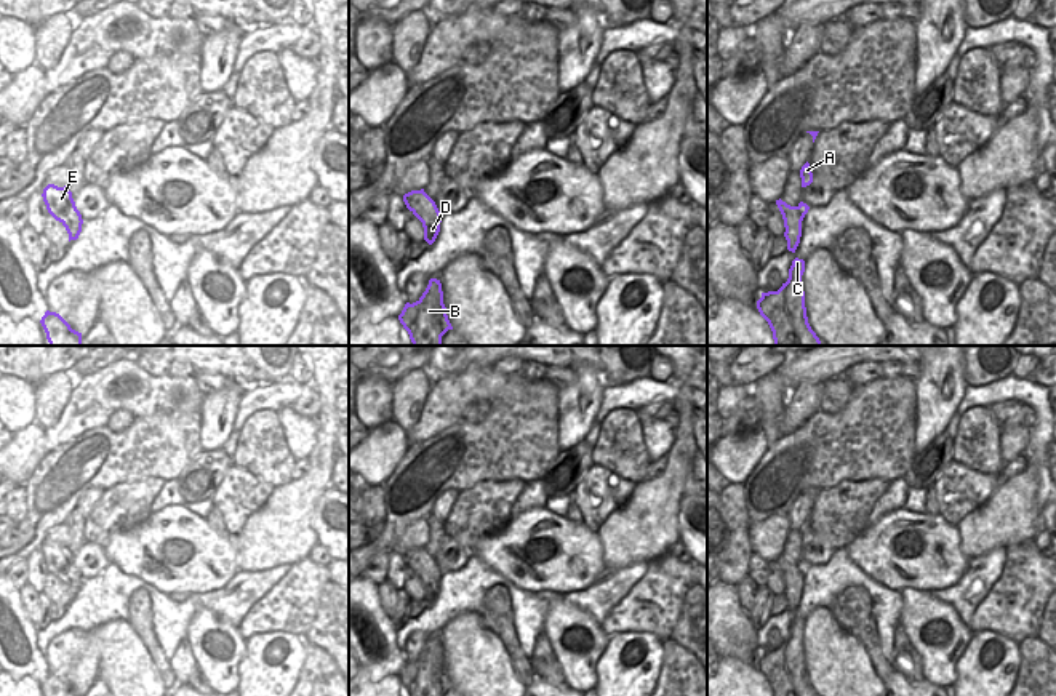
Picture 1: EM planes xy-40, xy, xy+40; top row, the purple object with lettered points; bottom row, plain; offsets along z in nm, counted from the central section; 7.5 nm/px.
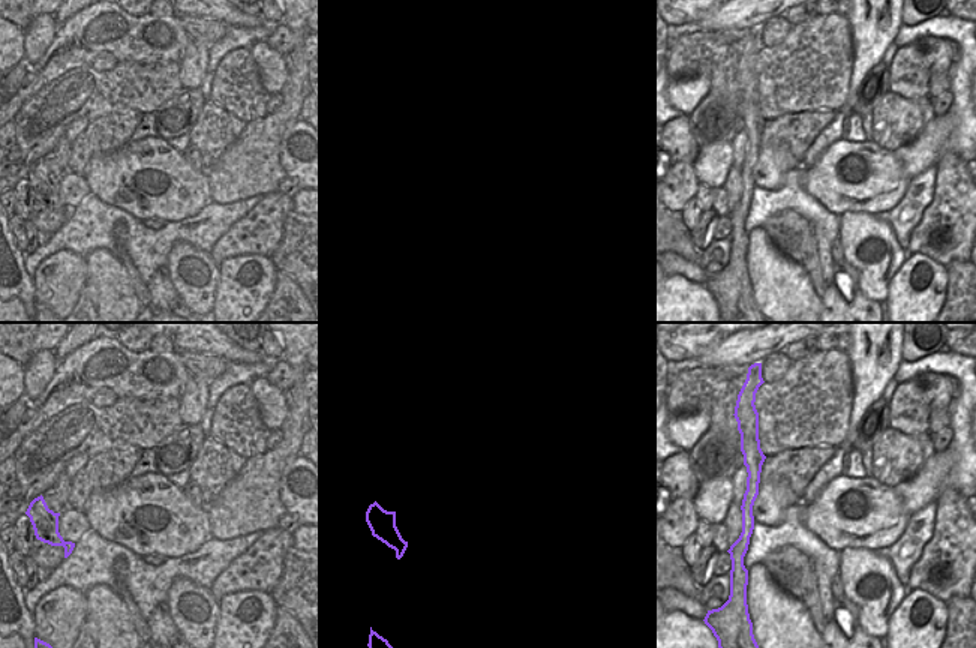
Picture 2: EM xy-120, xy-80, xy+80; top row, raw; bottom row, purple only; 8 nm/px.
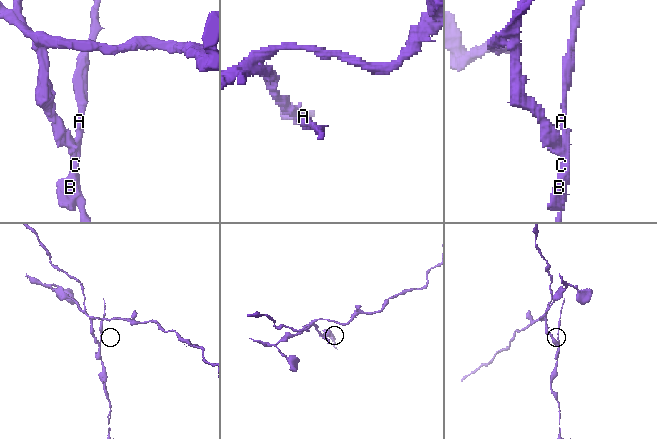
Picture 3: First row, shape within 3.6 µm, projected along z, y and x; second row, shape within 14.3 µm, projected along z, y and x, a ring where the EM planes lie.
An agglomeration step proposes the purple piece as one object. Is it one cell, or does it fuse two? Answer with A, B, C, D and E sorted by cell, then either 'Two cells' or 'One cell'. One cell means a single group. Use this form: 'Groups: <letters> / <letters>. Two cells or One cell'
Groups: A B C D / E. Two cells.

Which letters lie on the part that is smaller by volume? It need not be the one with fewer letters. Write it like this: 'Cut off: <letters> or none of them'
Cut off: A, B, C, D

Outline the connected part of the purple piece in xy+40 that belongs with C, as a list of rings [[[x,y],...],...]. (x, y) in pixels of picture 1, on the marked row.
[[[795,258],[787,282],[778,291],[762,293],[757,301],[760,315],[773,331],[774,346],[822,346],[808,323],[803,272],[805,261]]]

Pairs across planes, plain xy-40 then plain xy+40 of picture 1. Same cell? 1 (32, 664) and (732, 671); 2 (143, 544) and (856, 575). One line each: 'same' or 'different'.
1: different
2: different

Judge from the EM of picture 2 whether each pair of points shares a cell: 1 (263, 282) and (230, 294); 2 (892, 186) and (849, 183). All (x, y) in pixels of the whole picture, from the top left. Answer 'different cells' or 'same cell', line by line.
1: same cell
2: same cell

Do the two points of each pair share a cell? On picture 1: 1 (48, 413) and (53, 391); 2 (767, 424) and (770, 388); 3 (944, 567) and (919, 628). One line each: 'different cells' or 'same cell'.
1: same cell
2: same cell
3: different cells

